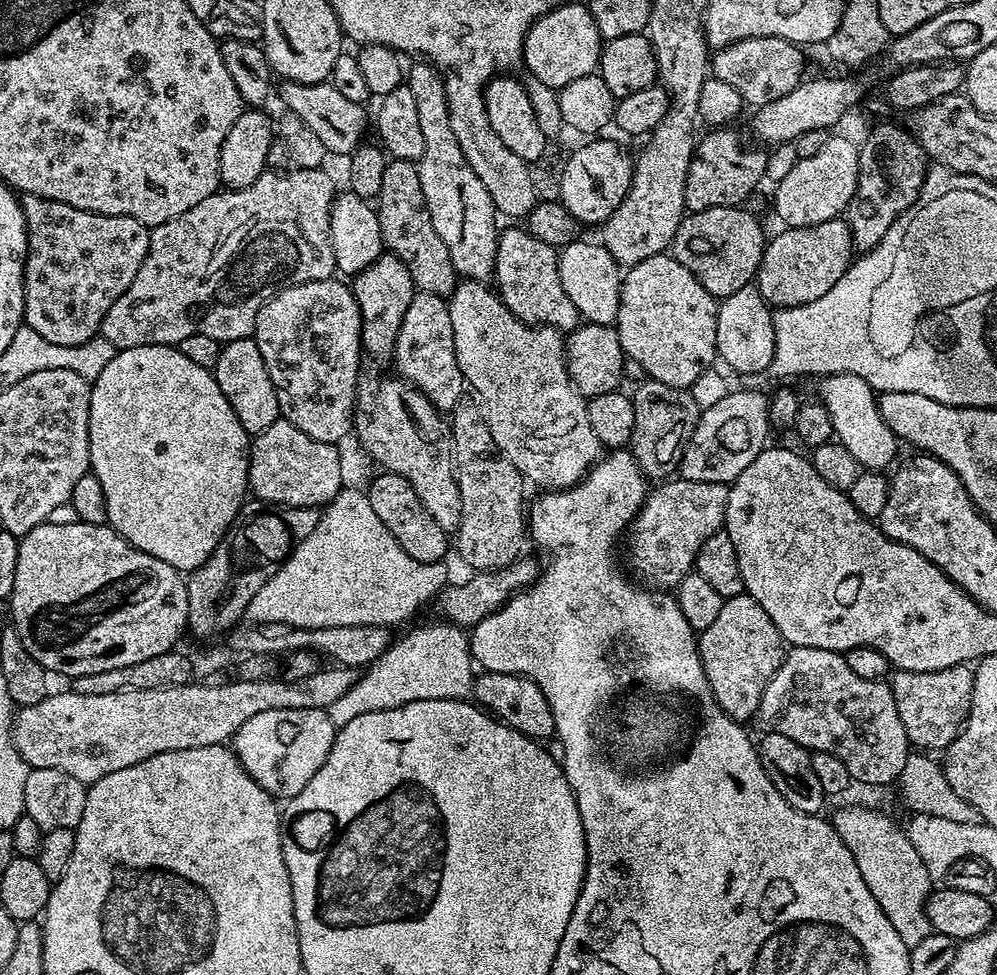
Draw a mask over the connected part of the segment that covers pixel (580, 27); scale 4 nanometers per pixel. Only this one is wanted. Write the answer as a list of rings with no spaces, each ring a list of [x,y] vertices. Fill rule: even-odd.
[[[561,2],[557,8],[551,8],[530,26],[524,36],[522,64],[525,69],[528,67],[528,76],[538,78],[538,82],[559,90],[574,82],[574,78],[591,76],[599,69],[601,47],[598,26],[594,26],[594,18],[590,18],[587,3]]]

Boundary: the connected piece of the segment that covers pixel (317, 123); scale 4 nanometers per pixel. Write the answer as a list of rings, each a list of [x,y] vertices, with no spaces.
[[[293,80],[283,81],[278,88],[278,96],[285,105],[287,111],[298,114],[314,134],[318,134],[318,139],[322,141],[322,146],[326,146],[329,153],[344,152],[351,154],[356,148],[359,148],[365,139],[364,131],[369,131],[370,116],[366,111],[365,105],[358,102],[350,102],[350,98],[345,98],[338,90],[334,90],[331,82],[322,84],[303,84]]]

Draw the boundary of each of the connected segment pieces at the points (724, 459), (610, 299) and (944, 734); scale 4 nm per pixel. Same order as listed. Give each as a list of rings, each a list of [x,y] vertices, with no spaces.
[[[744,388],[741,392],[728,391],[722,402],[703,409],[692,436],[683,447],[678,467],[679,479],[731,485],[766,446],[767,440],[764,439],[770,433],[768,402],[767,395]]]
[[[581,238],[559,249],[558,278],[562,278],[562,286],[570,302],[574,302],[578,314],[587,323],[615,325],[620,305],[622,268],[604,249],[603,243],[595,243],[591,244],[587,238]]]
[[[968,664],[933,672],[893,671],[890,690],[894,694],[896,716],[902,718],[905,741],[916,750],[946,750],[964,729],[974,690],[974,672]]]

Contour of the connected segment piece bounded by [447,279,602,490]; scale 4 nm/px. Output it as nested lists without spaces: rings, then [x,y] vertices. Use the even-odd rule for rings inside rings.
[[[461,279],[457,283],[452,295],[447,297],[448,309],[450,310],[450,326],[454,326],[454,350],[458,358],[458,366],[464,375],[464,383],[469,389],[476,391],[475,399],[478,401],[486,422],[490,426],[490,434],[494,438],[494,446],[519,472],[524,475],[529,485],[537,484],[540,490],[559,490],[562,488],[573,488],[585,472],[589,472],[592,465],[602,455],[602,445],[598,438],[594,438],[594,430],[590,430],[590,418],[588,417],[588,405],[585,397],[579,396],[576,388],[568,380],[568,371],[564,365],[564,341],[565,337],[556,329],[535,324],[524,324],[505,304],[500,301],[499,295],[487,283],[478,280]]]

